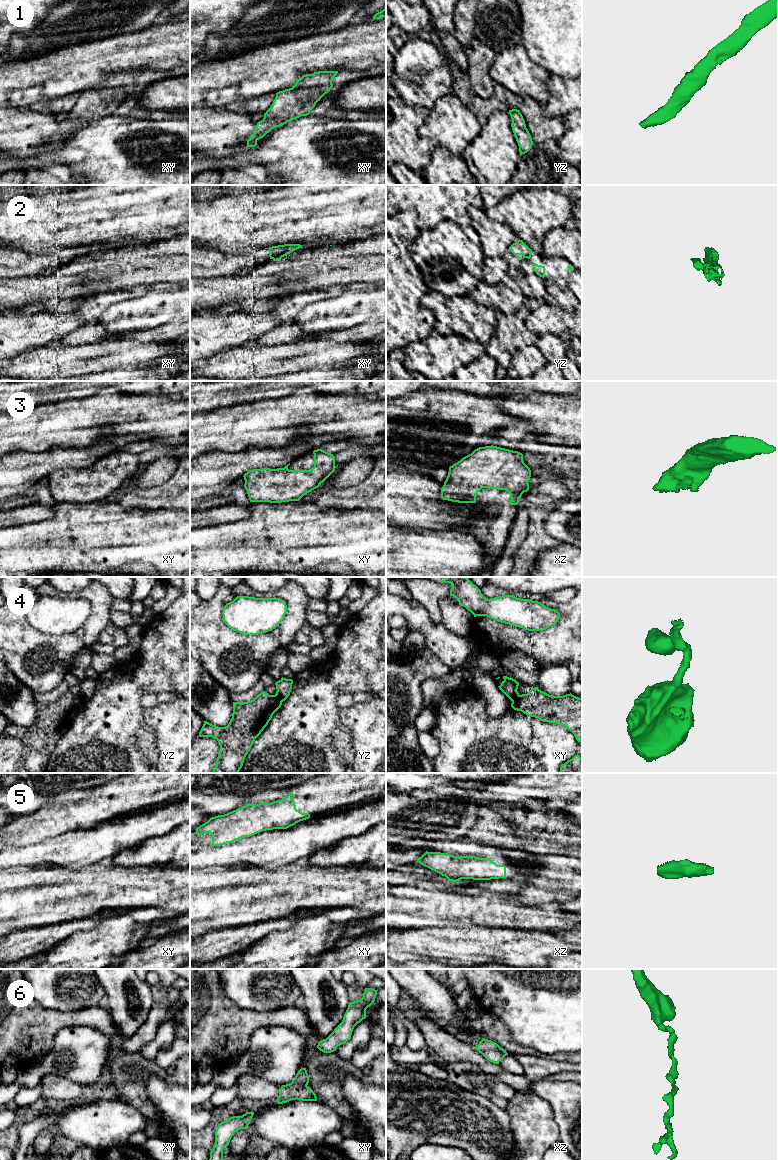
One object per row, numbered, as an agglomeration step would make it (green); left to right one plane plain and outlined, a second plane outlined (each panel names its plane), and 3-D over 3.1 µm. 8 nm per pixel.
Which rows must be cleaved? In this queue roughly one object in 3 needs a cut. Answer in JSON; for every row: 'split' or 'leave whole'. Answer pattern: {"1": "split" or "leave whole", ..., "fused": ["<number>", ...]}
{"1": "leave whole", "2": "split", "3": "leave whole", "4": "split", "5": "leave whole", "6": "leave whole", "fused": ["2", "4"]}

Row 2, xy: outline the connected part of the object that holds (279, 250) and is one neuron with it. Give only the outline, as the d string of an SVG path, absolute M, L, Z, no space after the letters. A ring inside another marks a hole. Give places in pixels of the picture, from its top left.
M284 244L284 245L278 245L278 246L272 246L268 249L270 251L269 257L271 256L281 256L284 254L290 254L292 251L295 251L299 248L303 248L300 244Z

